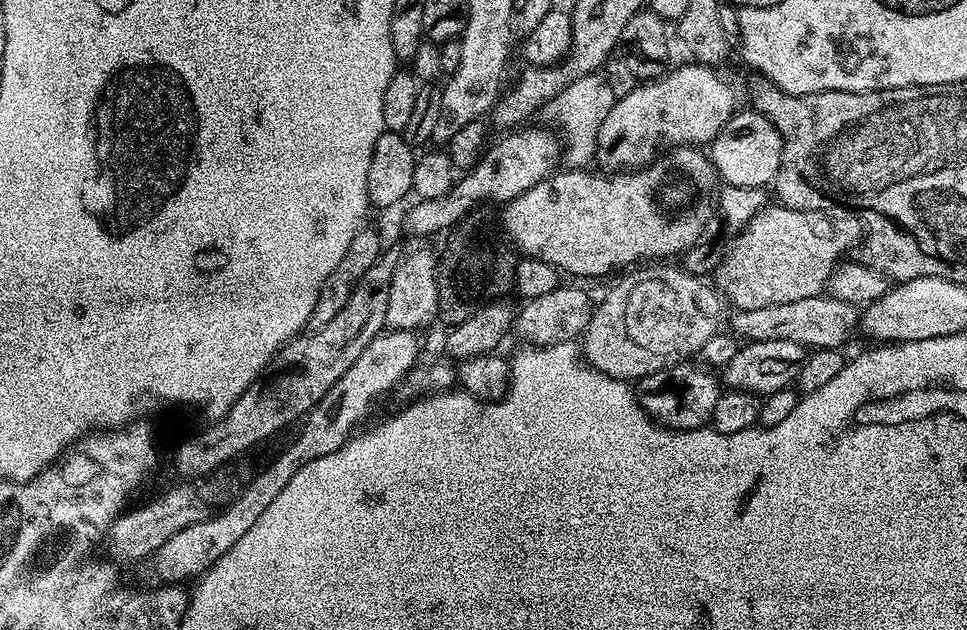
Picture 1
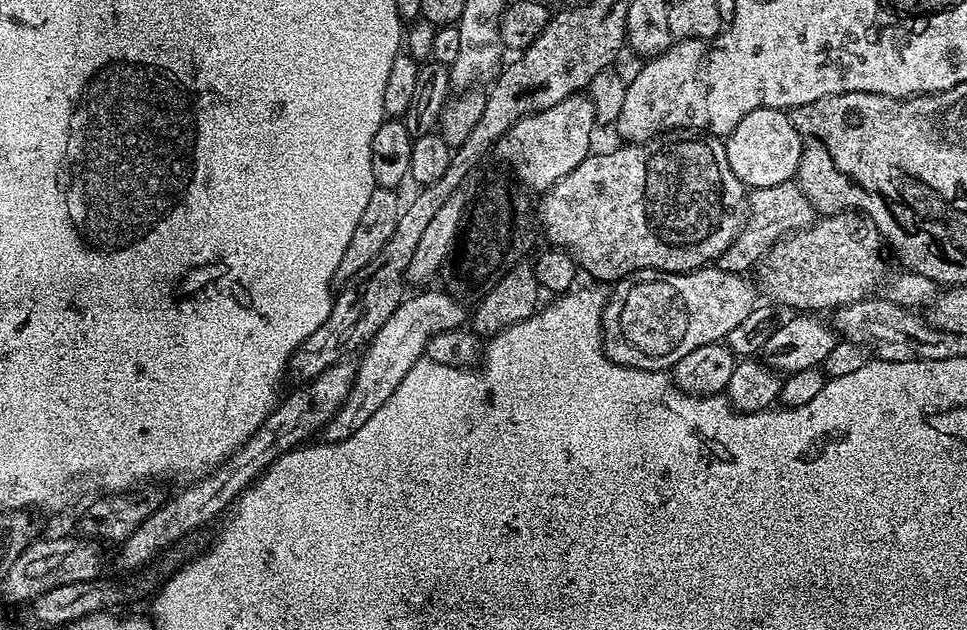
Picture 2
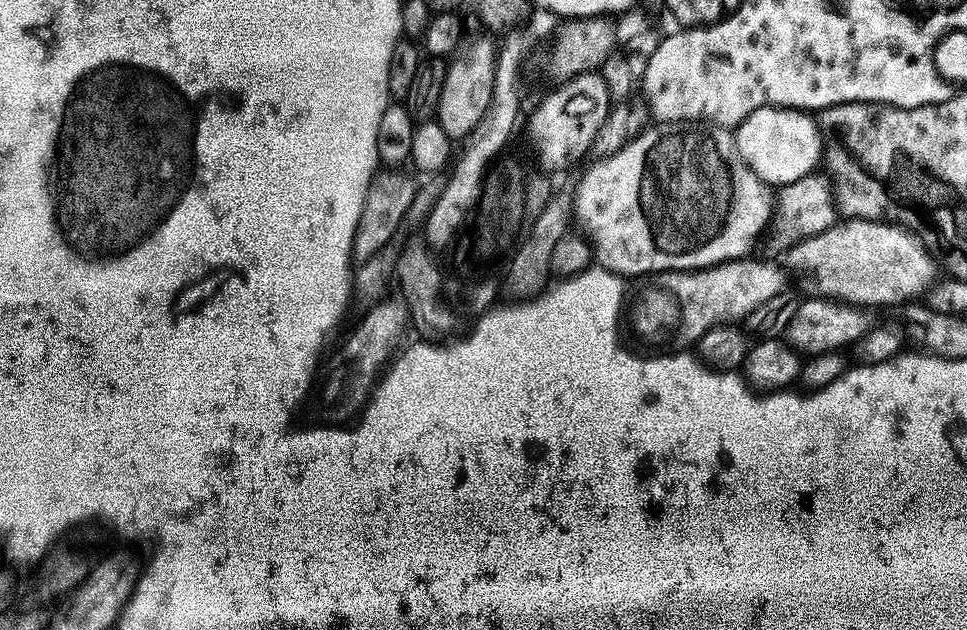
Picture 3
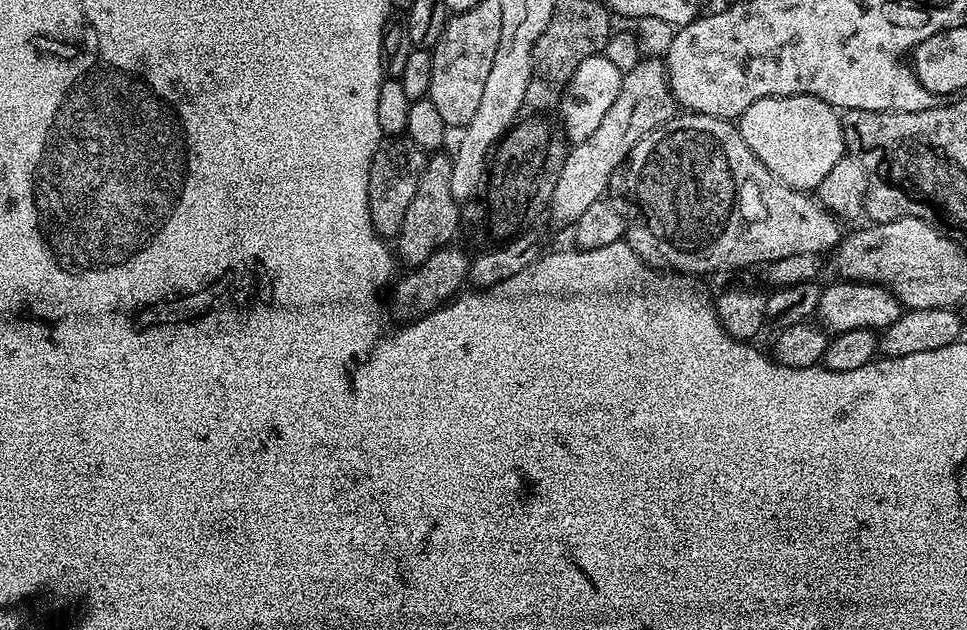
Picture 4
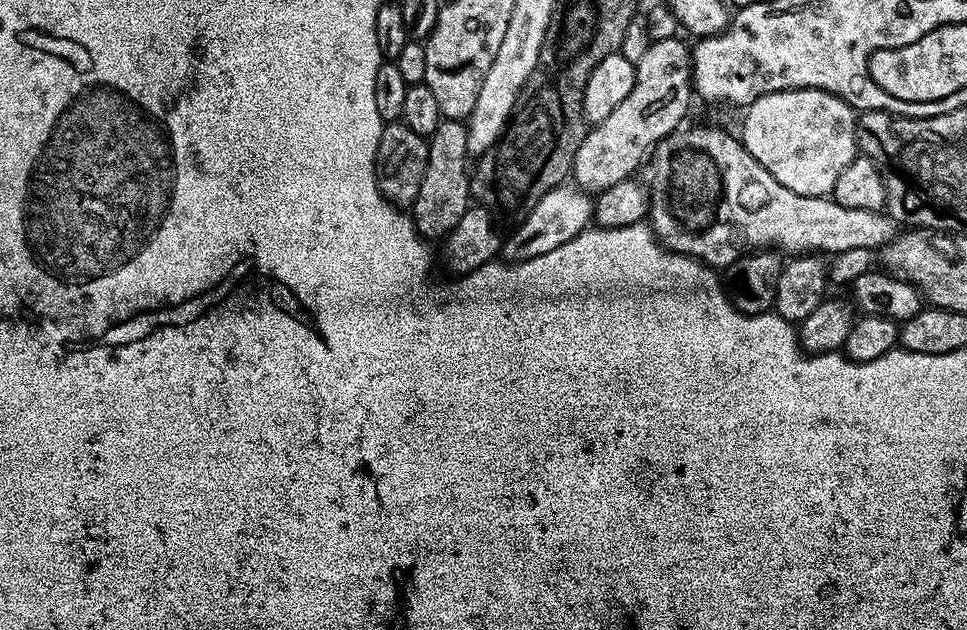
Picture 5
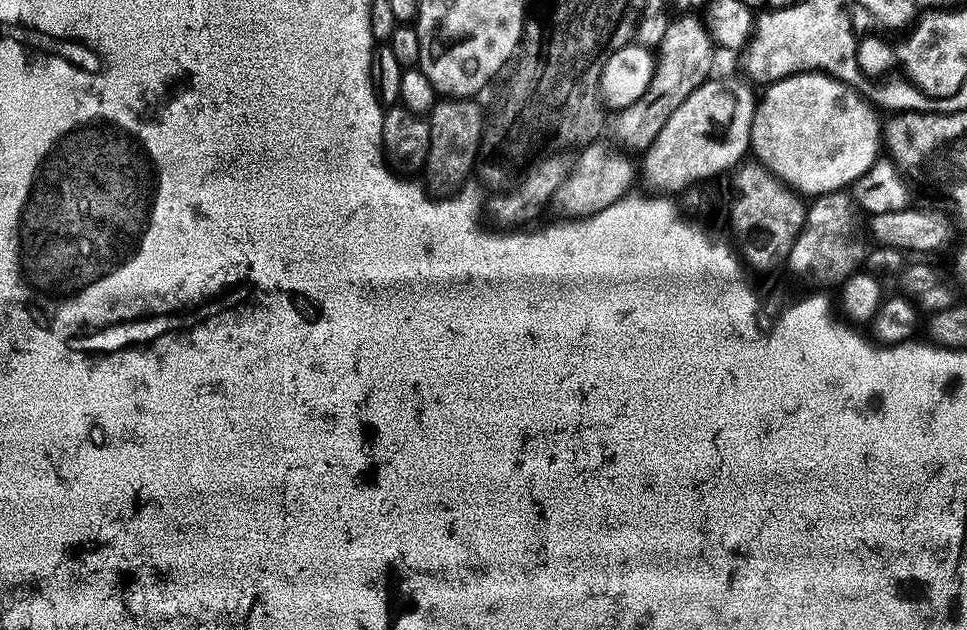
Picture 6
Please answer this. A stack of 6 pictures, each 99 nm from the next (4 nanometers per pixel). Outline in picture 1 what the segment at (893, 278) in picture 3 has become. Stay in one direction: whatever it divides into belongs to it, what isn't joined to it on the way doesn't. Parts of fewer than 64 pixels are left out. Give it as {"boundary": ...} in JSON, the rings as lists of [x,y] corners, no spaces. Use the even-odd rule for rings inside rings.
{"boundary":[[[779,202],[773,203],[771,206],[763,207],[761,211],[742,228],[742,231],[739,233],[741,236],[737,238],[736,245],[723,253],[723,260],[714,273],[714,284],[720,295],[724,297],[725,301],[727,301],[731,307],[733,304],[733,309],[741,312],[745,312],[746,310],[762,310],[762,306],[782,306],[782,302],[798,302],[798,298],[814,298],[815,296],[821,295],[821,293],[829,287],[829,280],[832,276],[832,272],[835,271],[837,265],[849,255],[847,252],[850,251],[852,247],[855,249],[857,245],[861,243],[862,237],[866,232],[866,228],[860,225],[860,220],[856,217],[859,215],[844,214],[848,216],[832,217],[827,216],[828,214],[829,213],[824,210],[815,212],[814,210],[794,210],[793,208],[785,208],[784,205]]]}

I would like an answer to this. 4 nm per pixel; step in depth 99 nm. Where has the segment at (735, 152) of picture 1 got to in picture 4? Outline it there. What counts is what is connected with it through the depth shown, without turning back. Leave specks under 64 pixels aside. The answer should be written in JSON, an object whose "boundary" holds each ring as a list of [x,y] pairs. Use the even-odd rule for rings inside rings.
{"boundary":[[[771,96],[770,98],[762,98],[758,102],[754,102],[750,105],[738,118],[738,127],[742,138],[746,142],[746,146],[750,146],[750,150],[753,154],[756,155],[783,184],[789,184],[789,186],[797,190],[816,190],[819,189],[822,178],[826,178],[826,174],[830,174],[830,170],[834,170],[834,162],[838,162],[846,155],[844,131],[840,125],[841,119],[841,113],[837,111],[837,109],[833,108],[831,104],[827,104],[825,100],[820,100],[817,96]]]}

